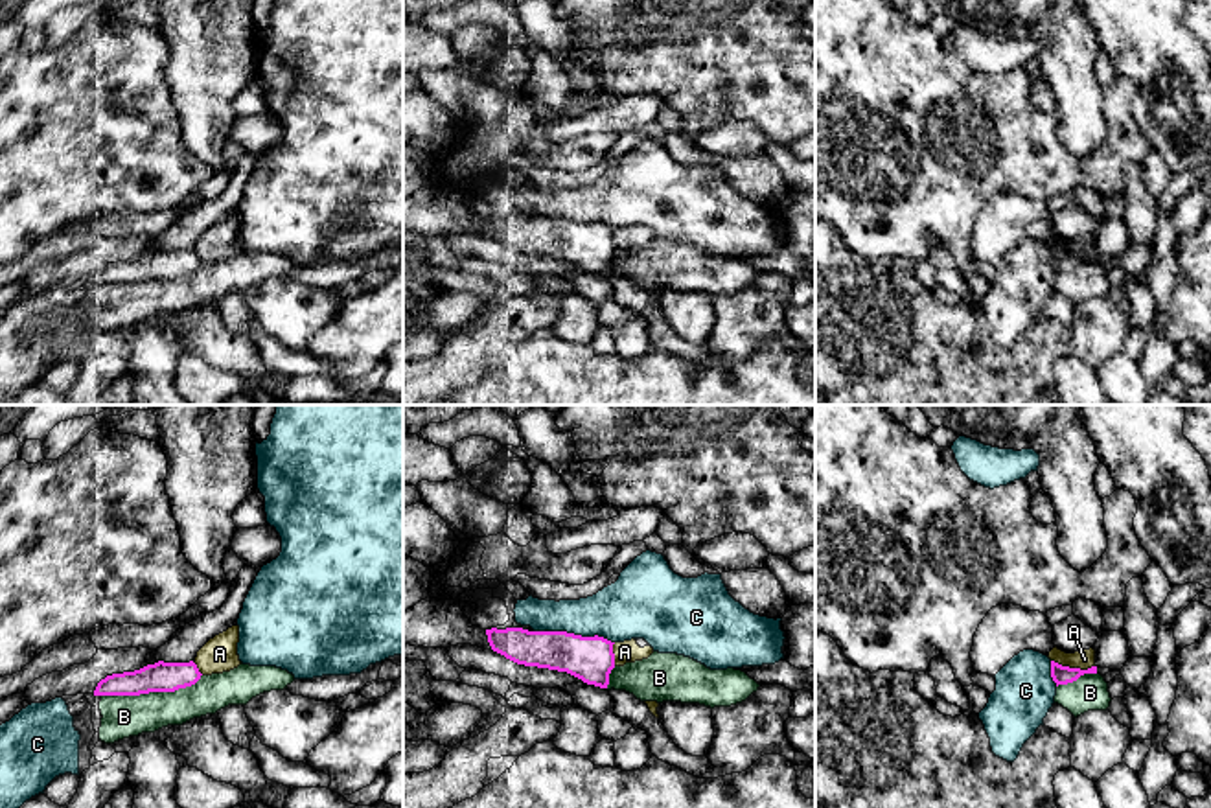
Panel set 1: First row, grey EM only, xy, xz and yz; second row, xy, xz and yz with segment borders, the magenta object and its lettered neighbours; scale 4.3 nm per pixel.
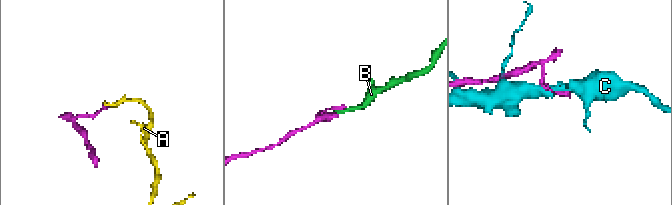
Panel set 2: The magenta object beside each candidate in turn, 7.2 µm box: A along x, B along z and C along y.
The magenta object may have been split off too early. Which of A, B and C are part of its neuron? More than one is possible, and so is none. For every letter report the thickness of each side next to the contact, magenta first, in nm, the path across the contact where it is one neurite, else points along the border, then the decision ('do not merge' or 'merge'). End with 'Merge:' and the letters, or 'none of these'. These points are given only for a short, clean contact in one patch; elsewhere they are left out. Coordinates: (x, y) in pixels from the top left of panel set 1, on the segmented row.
A: calibres 80 and 90 nm; border yz (1051, 659), (1070, 667), (1094, 667); do not merge
B: calibres 130 and 180 nm; border xy (201, 674), (194, 683), (173, 691), (102, 696); do not merge
C: calibres 200 and 260 nm; do not merge
Merge: none of these

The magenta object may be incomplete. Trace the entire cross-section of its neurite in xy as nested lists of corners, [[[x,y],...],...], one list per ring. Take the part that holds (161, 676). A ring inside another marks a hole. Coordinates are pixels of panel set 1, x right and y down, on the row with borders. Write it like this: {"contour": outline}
{"contour": [[[193,661],[147,664],[134,672],[112,674],[101,679],[94,696],[140,696],[149,692],[175,692],[195,685],[201,672]]]}

